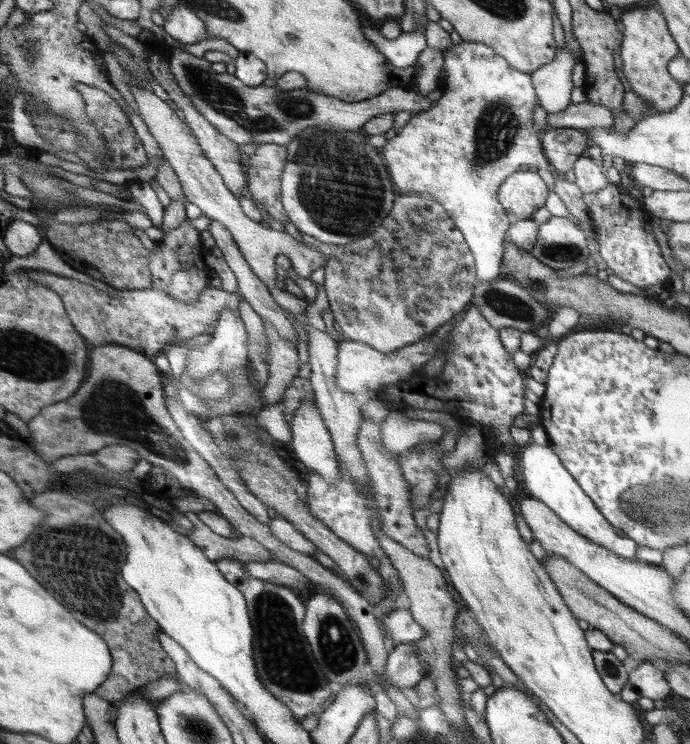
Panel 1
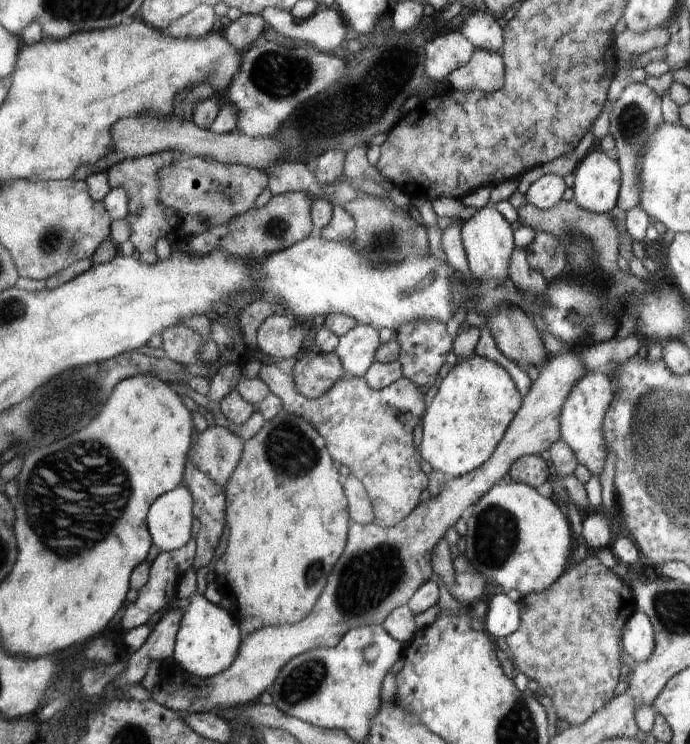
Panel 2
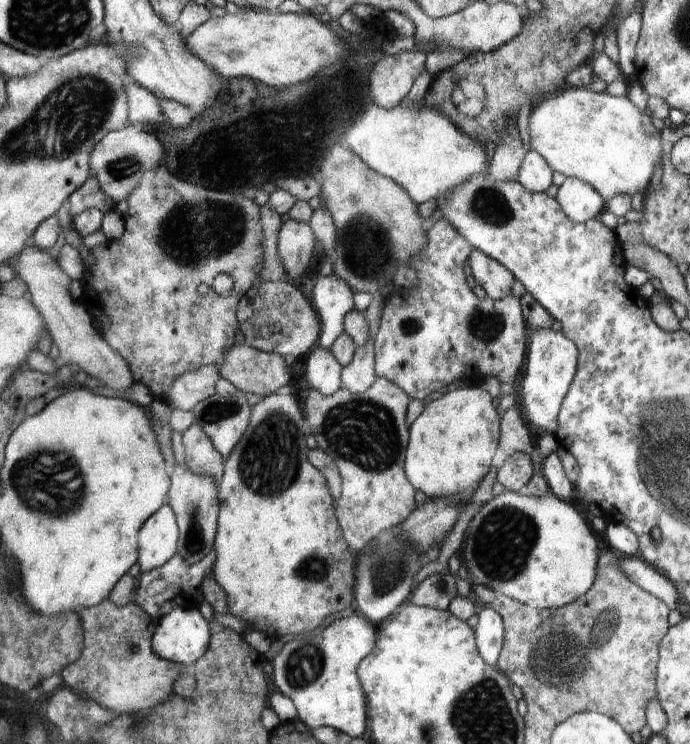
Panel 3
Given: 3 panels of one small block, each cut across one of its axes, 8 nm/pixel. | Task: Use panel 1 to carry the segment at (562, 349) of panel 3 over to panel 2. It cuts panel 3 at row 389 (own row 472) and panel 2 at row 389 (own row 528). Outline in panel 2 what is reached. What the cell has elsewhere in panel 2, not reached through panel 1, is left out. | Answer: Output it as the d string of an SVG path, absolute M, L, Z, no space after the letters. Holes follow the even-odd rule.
M604 369L587 372L583 380L575 386L571 396L567 398L567 402L563 406L561 413L561 439L575 452L579 464L583 464L590 469L592 475L600 477L604 470L604 462L608 452L607 442L604 434L605 415L611 408L613 401L616 398L614 392L614 382L612 382Z

